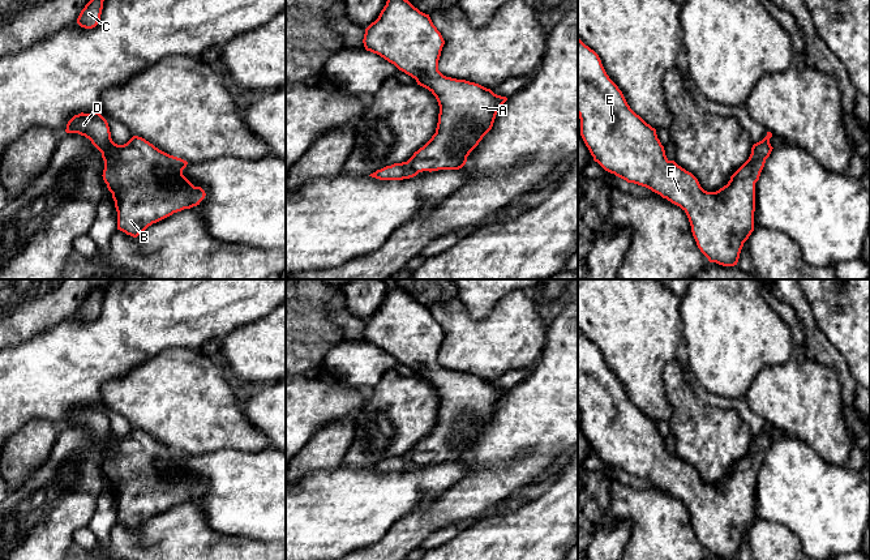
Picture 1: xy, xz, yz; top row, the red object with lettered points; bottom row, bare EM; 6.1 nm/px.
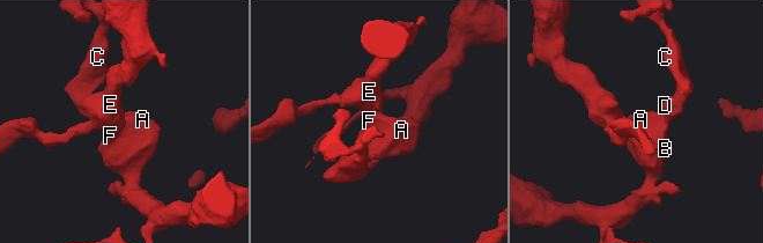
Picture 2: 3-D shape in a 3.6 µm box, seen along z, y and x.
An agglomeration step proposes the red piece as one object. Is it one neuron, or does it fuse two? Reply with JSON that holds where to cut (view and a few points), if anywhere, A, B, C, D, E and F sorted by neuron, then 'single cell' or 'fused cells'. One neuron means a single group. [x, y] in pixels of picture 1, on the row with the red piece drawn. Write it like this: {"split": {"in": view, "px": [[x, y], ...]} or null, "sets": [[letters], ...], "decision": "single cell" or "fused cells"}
{"split": null, "sets": [["A", "B", "C", "D", "E", "F"]], "decision": "single cell"}

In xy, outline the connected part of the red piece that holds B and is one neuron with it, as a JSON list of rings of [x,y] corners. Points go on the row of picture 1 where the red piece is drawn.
[[[100,112],[74,115],[67,124],[67,133],[78,133],[91,141],[104,161],[103,180],[112,193],[117,211],[117,230],[137,238],[149,226],[173,213],[200,205],[206,193],[194,187],[184,175],[188,162],[170,155],[142,137],[133,136],[127,144],[117,145],[111,138],[107,120]]]

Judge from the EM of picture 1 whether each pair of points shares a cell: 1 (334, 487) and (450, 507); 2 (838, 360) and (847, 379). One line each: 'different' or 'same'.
1: different
2: same

